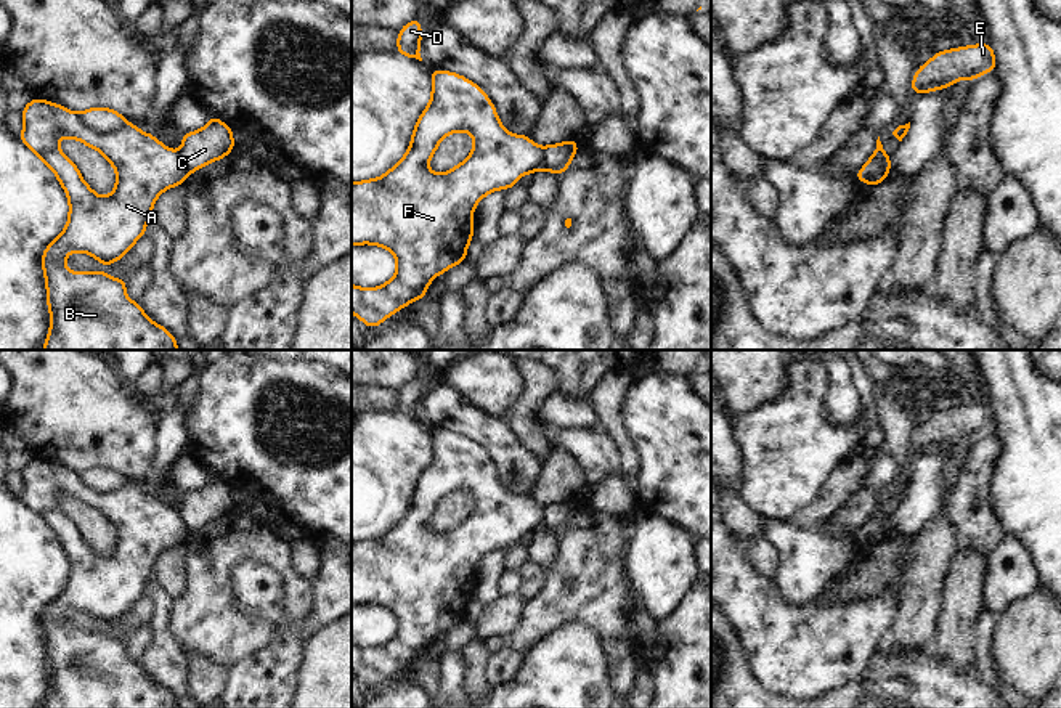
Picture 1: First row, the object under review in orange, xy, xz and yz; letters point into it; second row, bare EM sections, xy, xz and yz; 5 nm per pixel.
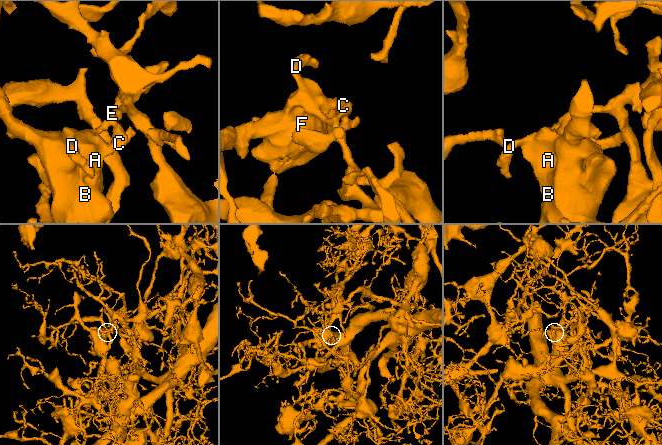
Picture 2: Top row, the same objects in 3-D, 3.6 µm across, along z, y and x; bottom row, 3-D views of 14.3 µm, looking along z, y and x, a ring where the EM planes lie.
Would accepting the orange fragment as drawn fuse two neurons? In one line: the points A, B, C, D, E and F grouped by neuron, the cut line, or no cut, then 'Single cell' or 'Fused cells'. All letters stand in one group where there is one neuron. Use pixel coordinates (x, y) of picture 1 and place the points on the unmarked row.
Groups: A B F / C D E. Split along xy (77, 474), (77, 479), (95, 492), (117, 490), (126, 482). Fused cells.

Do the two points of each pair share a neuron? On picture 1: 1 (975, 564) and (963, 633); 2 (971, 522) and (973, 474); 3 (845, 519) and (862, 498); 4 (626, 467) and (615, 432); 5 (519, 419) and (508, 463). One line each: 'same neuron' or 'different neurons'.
1: same neuron
2: same neuron
3: same neuron
4: same neuron
5: different neurons

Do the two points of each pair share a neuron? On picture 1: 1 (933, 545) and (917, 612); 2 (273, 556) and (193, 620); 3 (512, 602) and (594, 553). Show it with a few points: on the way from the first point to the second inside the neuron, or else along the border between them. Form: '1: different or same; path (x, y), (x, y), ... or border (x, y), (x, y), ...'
1: same; path (931, 561), (920, 596)
2: same; path (247, 551), (236, 551), (207, 580), (207, 594)
3: different; border (527, 601), (519, 623), (508, 634)

